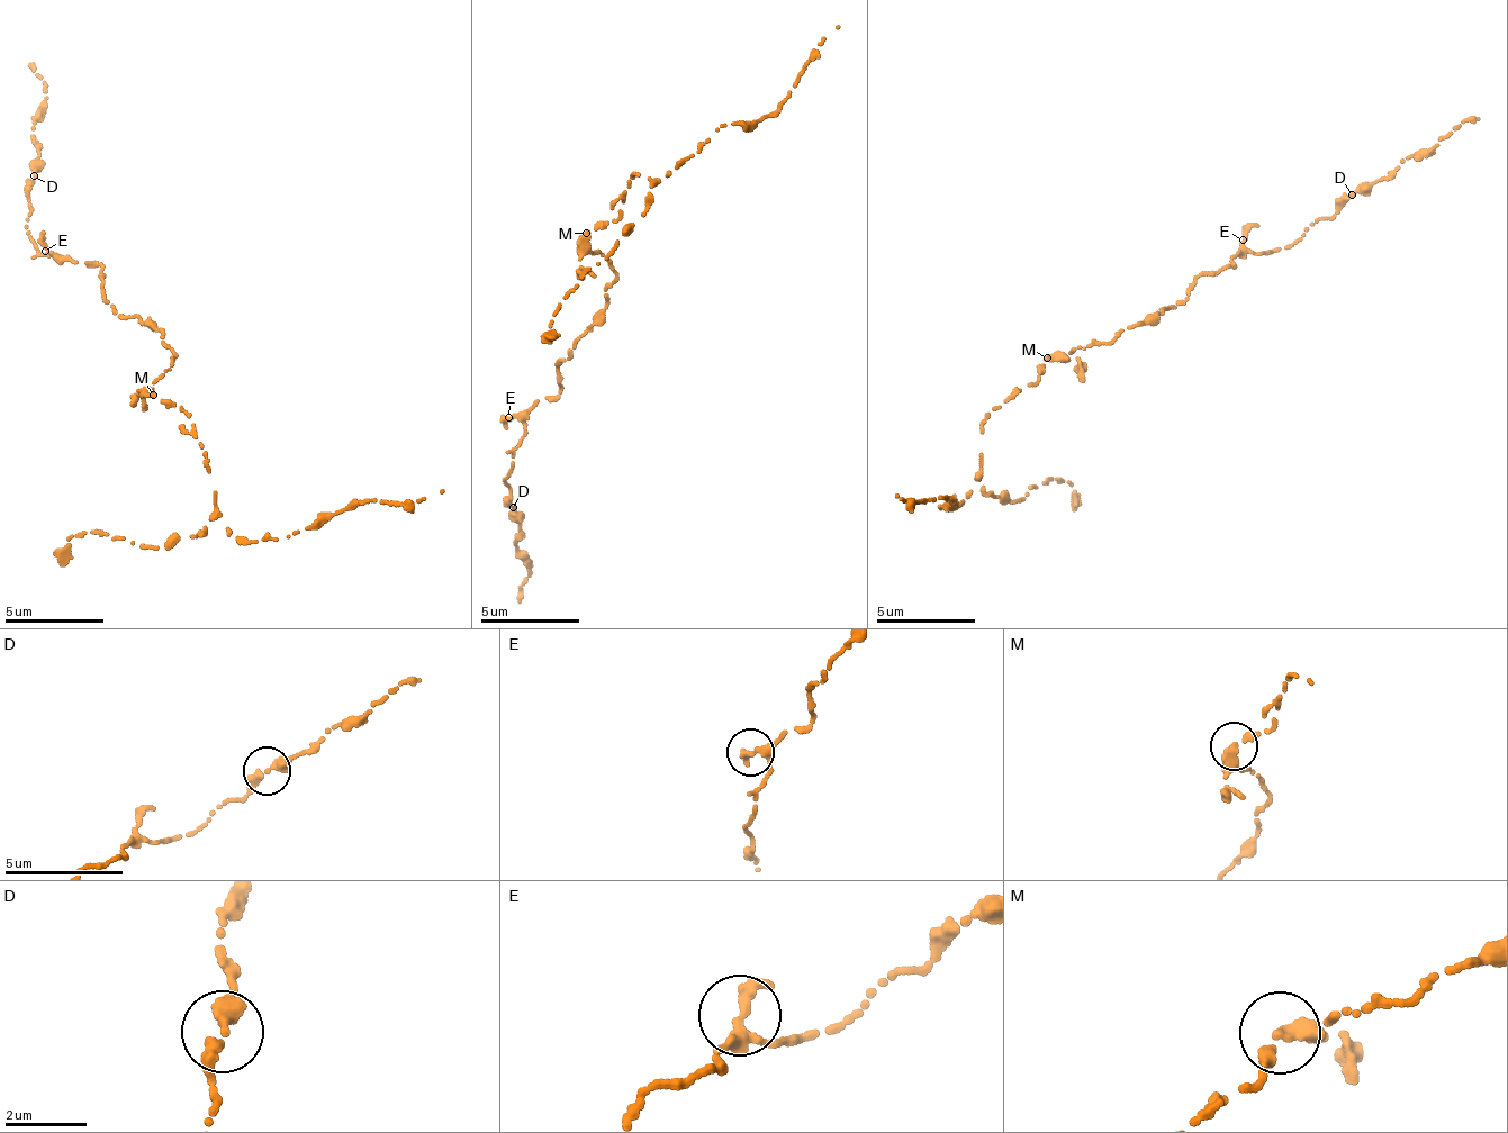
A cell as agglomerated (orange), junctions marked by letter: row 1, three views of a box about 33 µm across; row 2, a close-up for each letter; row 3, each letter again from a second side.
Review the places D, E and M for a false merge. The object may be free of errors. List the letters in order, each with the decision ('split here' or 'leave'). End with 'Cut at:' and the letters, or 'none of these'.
D: leave
E: leave
M: leave
Cut at: none of these

